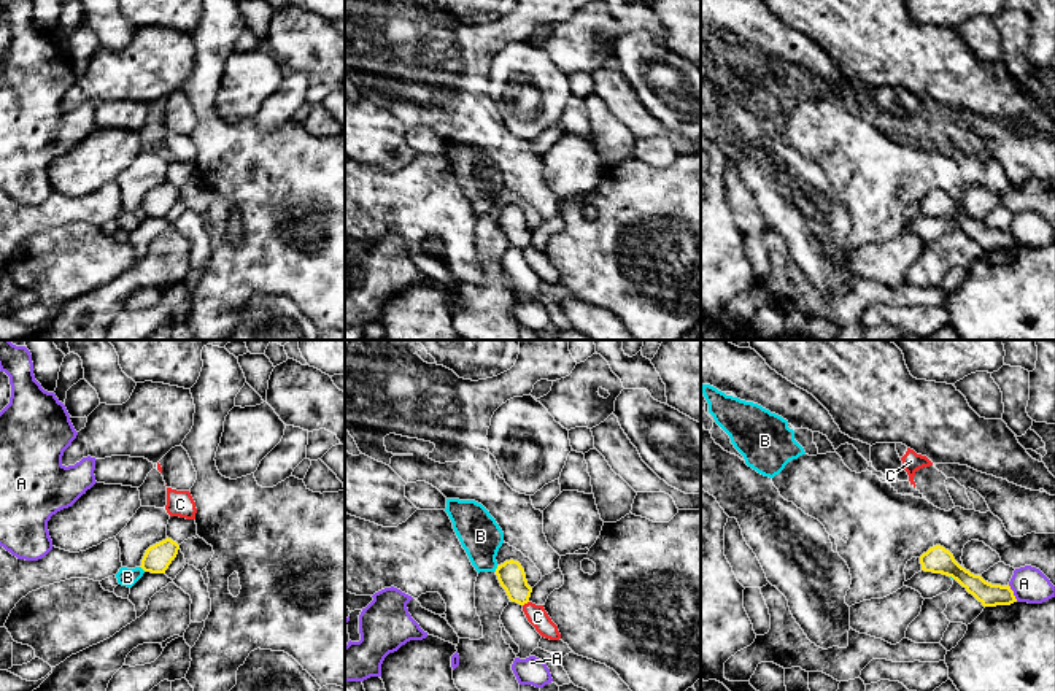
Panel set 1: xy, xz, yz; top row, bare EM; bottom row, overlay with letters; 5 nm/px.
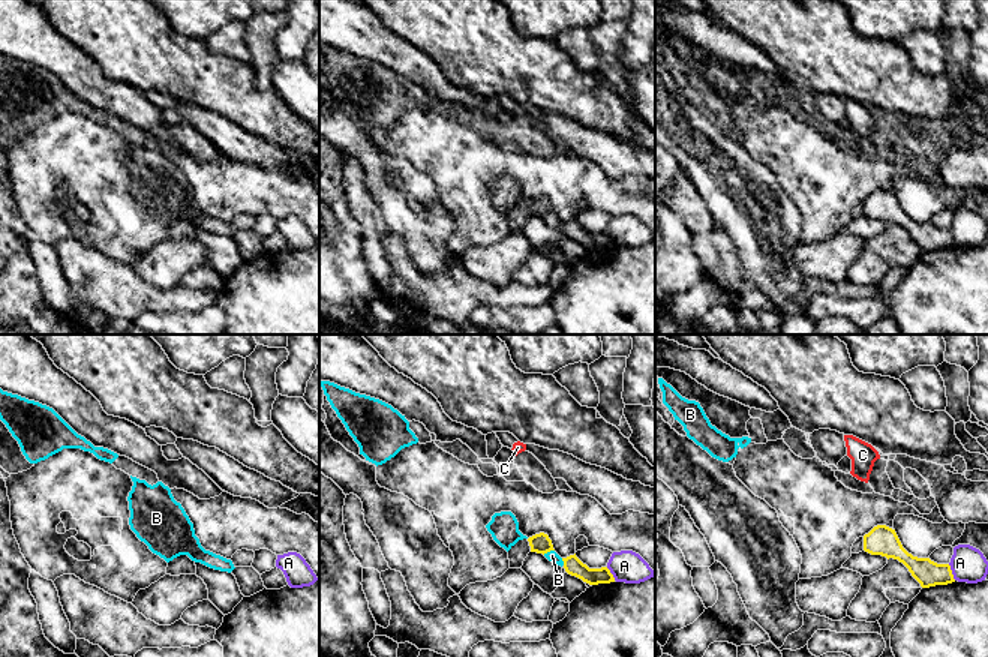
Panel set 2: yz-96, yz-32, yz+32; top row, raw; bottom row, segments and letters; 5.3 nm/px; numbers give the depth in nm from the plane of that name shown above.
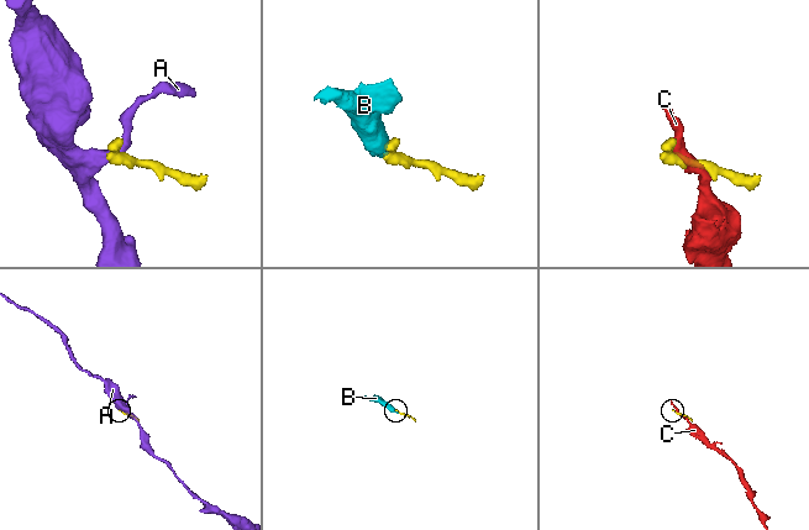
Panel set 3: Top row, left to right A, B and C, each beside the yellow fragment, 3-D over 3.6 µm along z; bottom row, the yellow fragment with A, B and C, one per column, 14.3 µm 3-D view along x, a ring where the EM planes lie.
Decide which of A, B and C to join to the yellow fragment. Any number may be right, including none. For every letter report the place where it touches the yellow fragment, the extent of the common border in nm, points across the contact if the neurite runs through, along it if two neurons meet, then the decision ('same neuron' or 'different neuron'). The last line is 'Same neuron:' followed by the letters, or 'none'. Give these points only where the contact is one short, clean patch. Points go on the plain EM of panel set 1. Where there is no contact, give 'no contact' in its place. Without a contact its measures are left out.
A: yz (1012, 237) | 100 nm | along yz (1008, 229), (1017, 245) | different neuron
B: xz (496, 213) | 40 nm | across xz (510, 218), (496, 213), (482, 199), (480, 180) | same neuron
C: xz (525, 247) | 40 nm | different neuron
Same neuron: B

